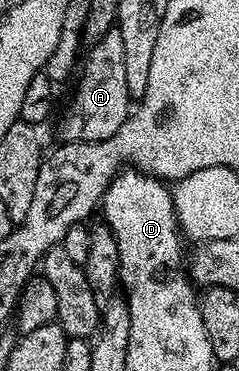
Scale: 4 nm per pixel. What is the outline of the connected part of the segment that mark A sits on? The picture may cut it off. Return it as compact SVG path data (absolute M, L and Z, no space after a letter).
M118 30L107 32L97 44L87 49L79 74L76 93L60 116L59 139L64 142L105 142L127 122L130 115L122 34Z

